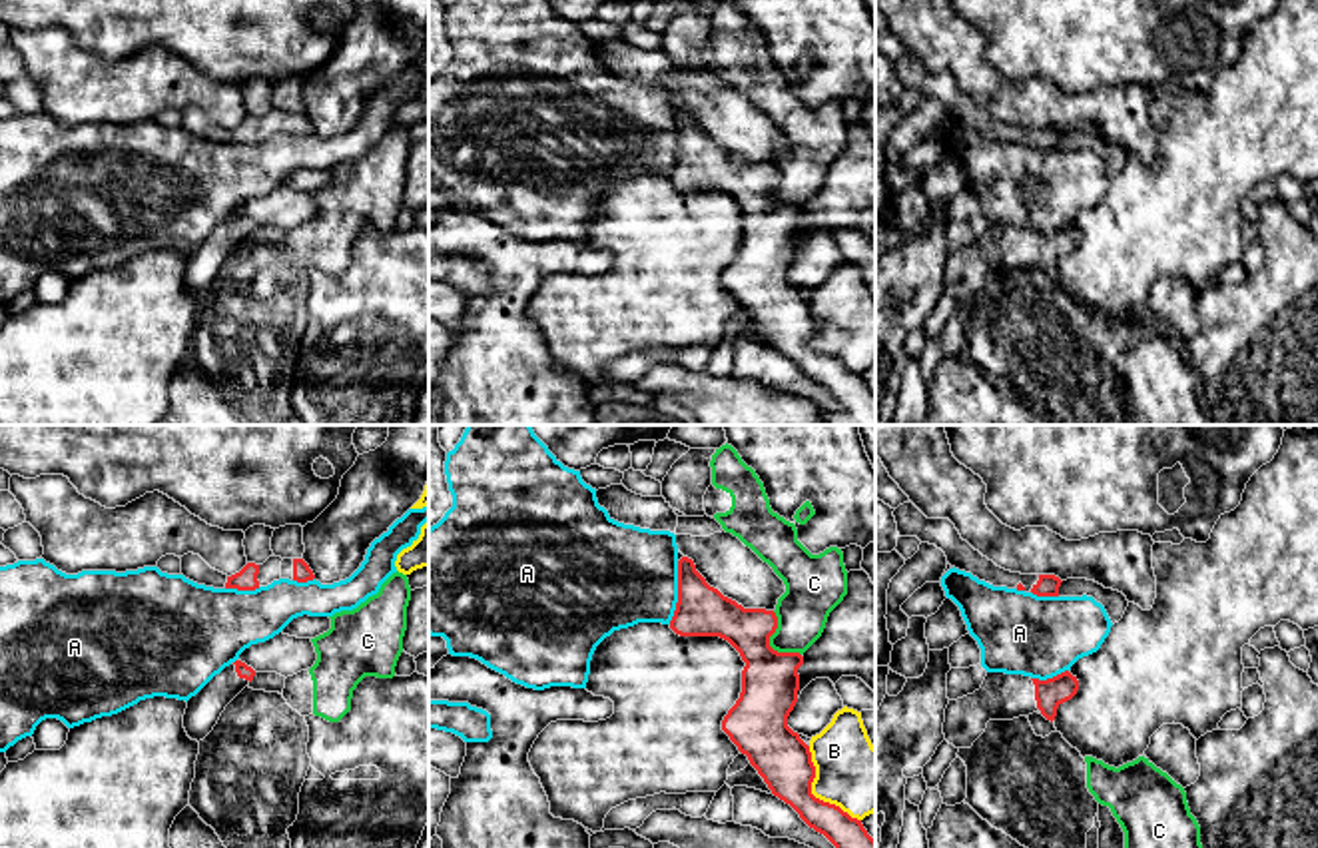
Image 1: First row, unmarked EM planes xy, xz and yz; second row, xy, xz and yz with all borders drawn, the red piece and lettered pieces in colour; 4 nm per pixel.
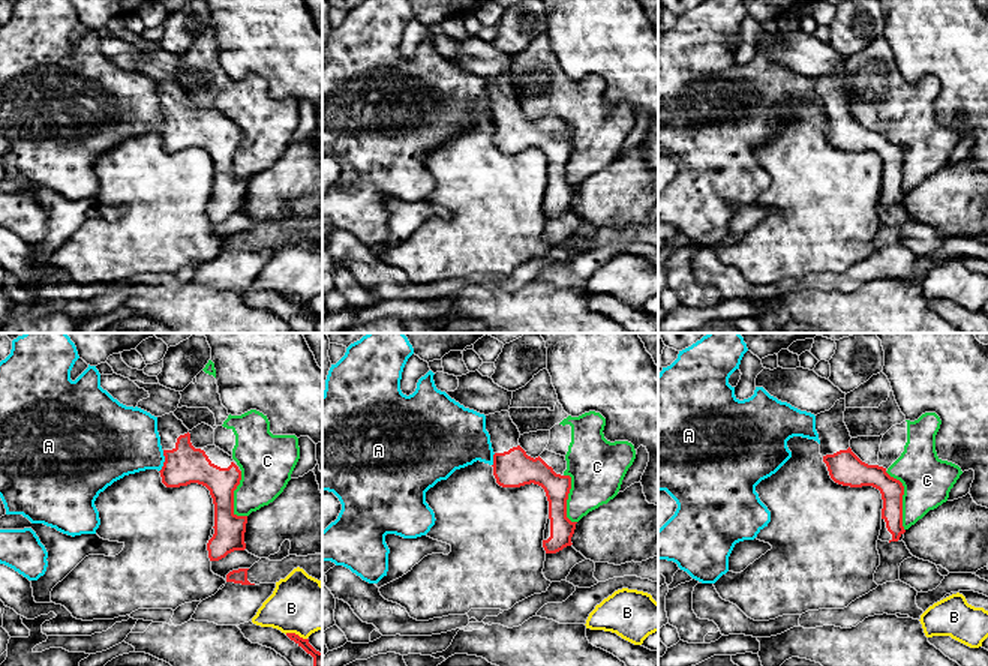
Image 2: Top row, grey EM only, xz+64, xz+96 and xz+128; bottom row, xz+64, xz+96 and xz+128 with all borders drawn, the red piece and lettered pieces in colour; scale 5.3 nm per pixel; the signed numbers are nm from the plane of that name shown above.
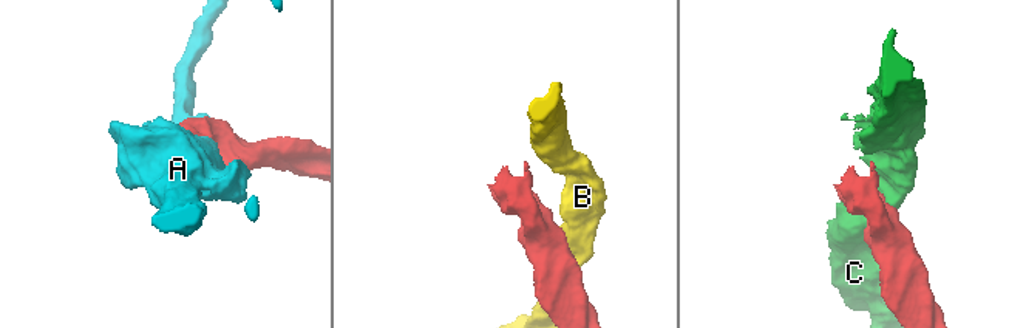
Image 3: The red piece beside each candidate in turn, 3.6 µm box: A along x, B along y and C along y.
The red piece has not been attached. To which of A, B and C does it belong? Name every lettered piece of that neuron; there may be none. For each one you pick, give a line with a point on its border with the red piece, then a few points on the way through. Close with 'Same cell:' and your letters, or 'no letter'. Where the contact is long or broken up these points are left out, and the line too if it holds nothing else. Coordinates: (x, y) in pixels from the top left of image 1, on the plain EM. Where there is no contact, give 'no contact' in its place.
Same cell: no letter

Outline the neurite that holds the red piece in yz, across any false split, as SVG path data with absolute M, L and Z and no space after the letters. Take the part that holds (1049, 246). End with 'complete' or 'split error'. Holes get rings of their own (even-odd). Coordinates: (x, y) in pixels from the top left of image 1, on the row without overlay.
M1069 223L1047 231L987 225L973 247L949 253L943 287L955 301L971 301L985 285L989 273L1013 273L1033 265L1055 273L1057 261L1079 243L1079 233Z; split error

